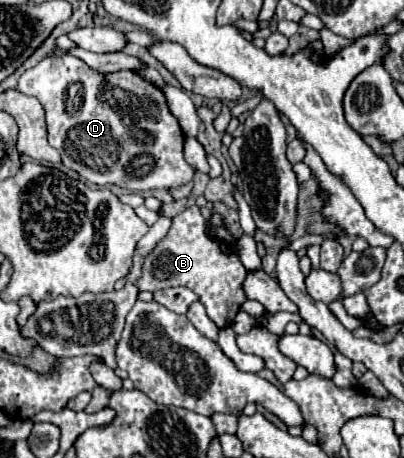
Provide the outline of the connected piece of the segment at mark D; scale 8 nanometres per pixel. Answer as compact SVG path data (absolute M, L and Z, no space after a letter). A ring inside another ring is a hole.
M71 55L47 57L37 63L33 69L25 71L19 79L17 89L25 95L33 95L41 101L47 115L49 143L61 153L61 161L65 167L77 171L81 177L95 185L119 185L129 191L147 191L147 189L175 189L191 181L195 173L191 165L183 159L183 143L185 133L177 121L177 117L169 111L167 99L159 87L145 81L135 71L117 71L117 73L97 73L81 59ZM123 89L125 103L121 95L115 95L115 101L107 101L107 93Z

